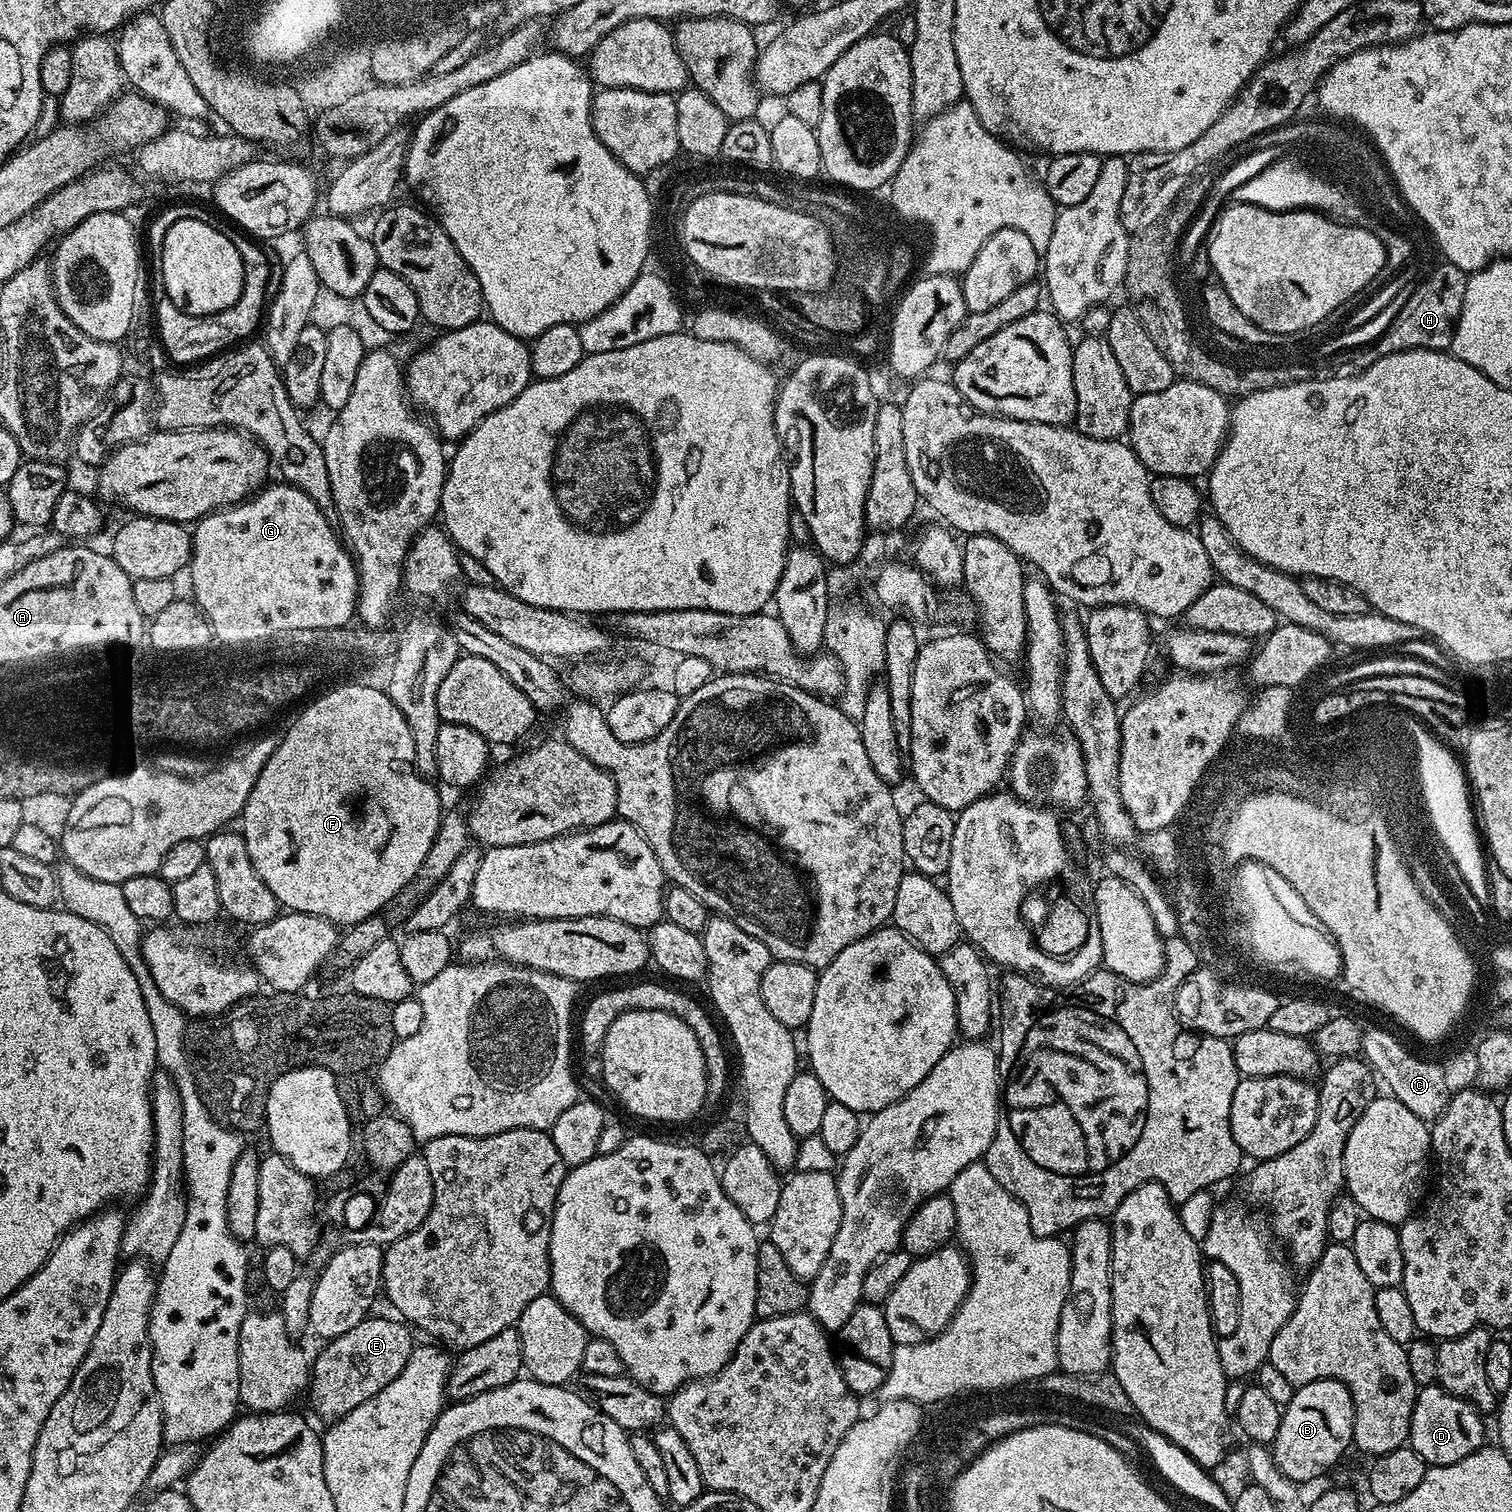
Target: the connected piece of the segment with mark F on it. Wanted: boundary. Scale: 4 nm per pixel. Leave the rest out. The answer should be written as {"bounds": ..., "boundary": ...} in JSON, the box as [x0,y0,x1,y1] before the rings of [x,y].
{"bounds":[242,684,442,926],"boundary":[[[340,684],[301,710],[300,717],[289,726],[288,733],[279,737],[274,754],[270,754],[266,766],[262,766],[262,774],[258,774],[258,782],[254,782],[254,790],[250,790],[250,798],[242,813],[242,835],[246,850],[250,850],[250,862],[254,870],[258,870],[258,878],[262,878],[266,886],[270,886],[270,894],[274,894],[274,898],[285,909],[321,916],[337,926],[351,926],[363,920],[373,919],[395,901],[392,899],[411,880],[415,881],[419,877],[426,854],[430,854],[430,846],[436,840],[442,815],[439,792],[441,789],[432,783],[431,779],[416,771],[414,738],[410,734],[410,726],[406,726],[402,710],[394,706],[387,691],[383,687],[371,688],[368,684]]]}

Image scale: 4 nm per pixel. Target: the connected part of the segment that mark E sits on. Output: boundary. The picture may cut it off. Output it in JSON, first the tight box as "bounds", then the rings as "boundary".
{"bounds":[310,1314,414,1422],"boundary":[[[372,1314],[346,1334],[329,1339],[323,1345],[325,1348],[317,1356],[315,1354],[311,1361],[310,1391],[312,1390],[312,1408],[324,1422],[341,1420],[346,1414],[350,1414],[350,1410],[354,1410],[354,1406],[362,1406],[362,1402],[374,1398],[378,1390],[390,1386],[390,1382],[394,1382],[394,1378],[402,1374],[402,1366],[406,1366],[414,1347],[411,1331],[413,1329],[399,1319],[387,1320],[384,1316]]]}

